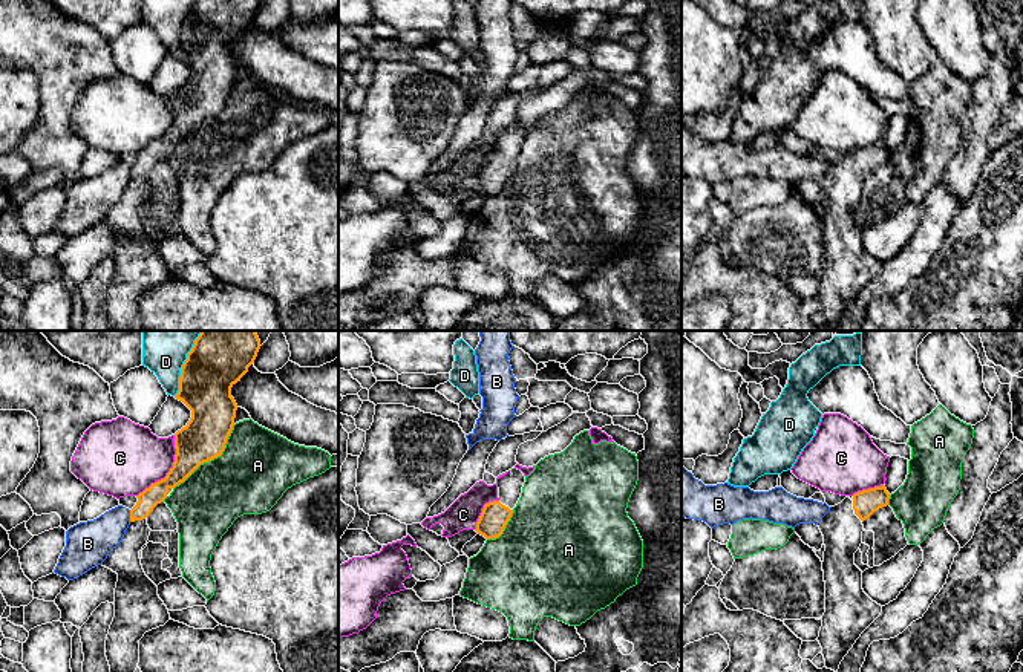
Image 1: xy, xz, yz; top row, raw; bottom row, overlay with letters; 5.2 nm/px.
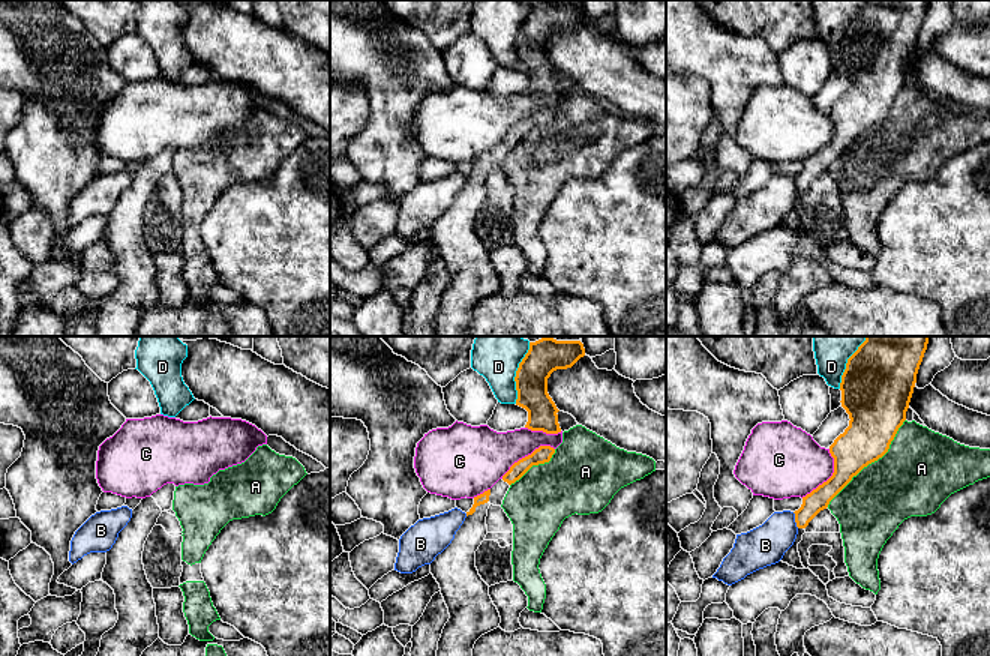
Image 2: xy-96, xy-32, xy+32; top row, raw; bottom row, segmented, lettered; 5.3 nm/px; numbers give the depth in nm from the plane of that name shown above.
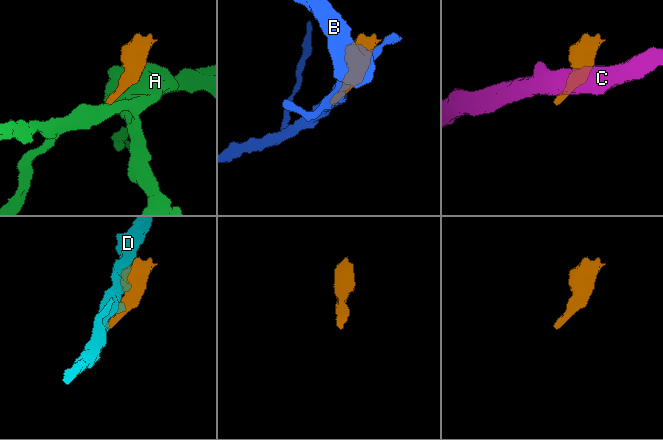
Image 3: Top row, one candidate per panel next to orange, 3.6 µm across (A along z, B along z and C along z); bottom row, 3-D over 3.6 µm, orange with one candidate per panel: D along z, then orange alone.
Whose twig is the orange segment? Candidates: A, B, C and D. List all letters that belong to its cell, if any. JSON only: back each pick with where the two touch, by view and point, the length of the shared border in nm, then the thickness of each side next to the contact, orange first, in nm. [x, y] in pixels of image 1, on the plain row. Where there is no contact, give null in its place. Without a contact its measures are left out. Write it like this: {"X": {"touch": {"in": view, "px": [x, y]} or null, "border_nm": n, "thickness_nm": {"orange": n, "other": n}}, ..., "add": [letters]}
{"add": []}

